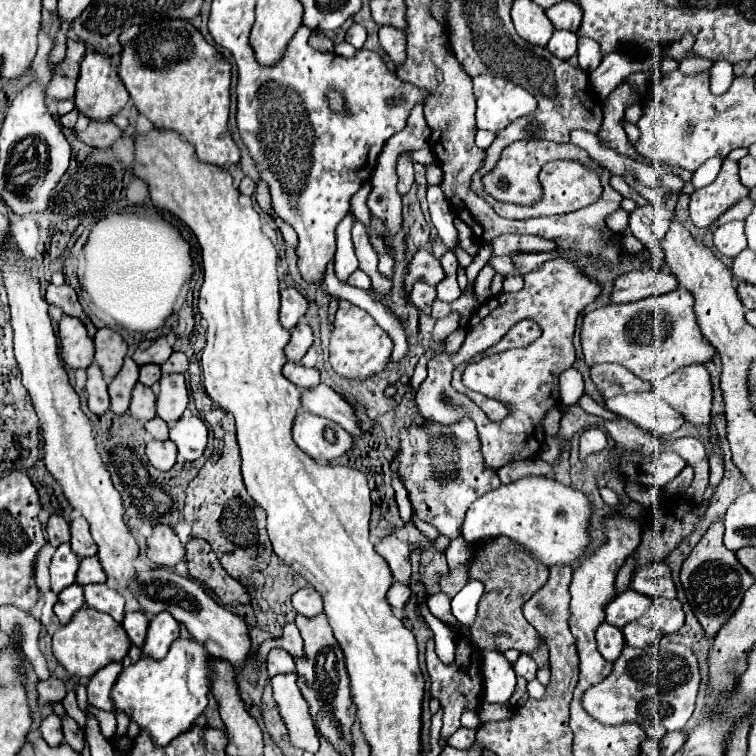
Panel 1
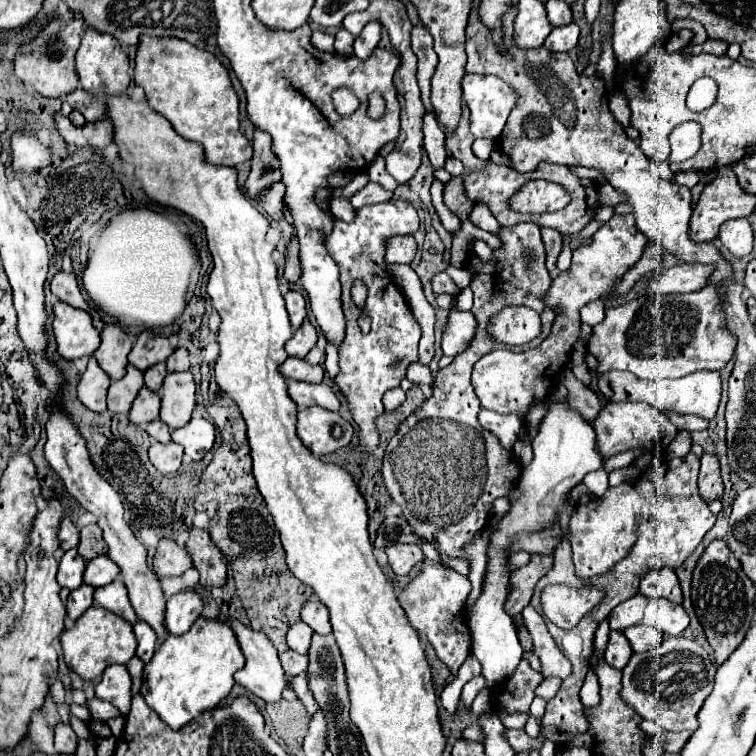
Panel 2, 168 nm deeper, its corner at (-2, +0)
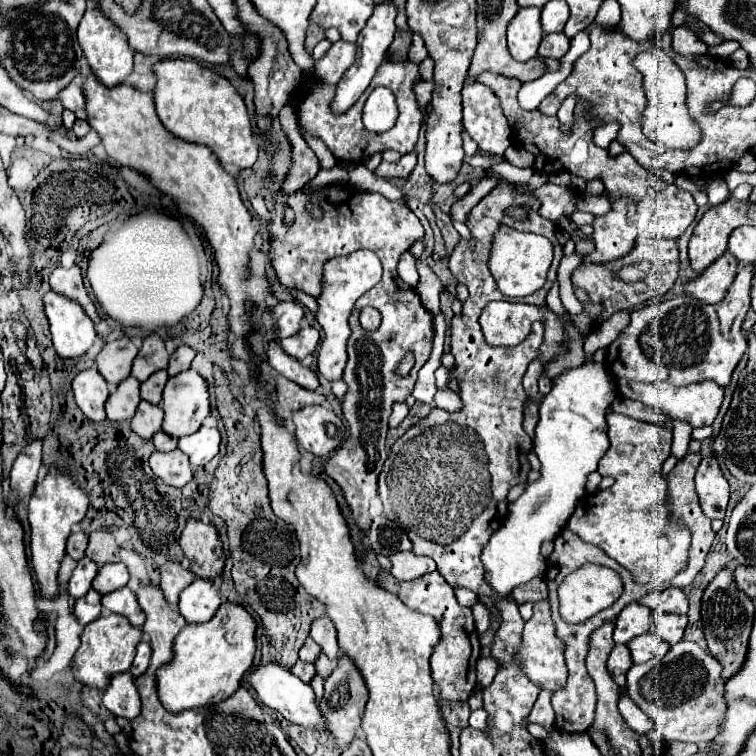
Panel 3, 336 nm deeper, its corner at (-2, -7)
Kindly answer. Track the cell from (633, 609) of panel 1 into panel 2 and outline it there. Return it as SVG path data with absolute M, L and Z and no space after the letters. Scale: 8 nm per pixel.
M637 593L635 597L619 603L611 615L609 615L609 627L613 631L623 631L627 627L633 627L633 625L639 625L641 619L643 619L643 611L647 607L647 597Z

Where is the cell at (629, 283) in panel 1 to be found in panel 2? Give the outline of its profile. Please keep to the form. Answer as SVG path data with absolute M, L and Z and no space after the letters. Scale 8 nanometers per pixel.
M683 263L667 269L649 283L651 293L693 293L703 289L713 275L713 265L699 263Z

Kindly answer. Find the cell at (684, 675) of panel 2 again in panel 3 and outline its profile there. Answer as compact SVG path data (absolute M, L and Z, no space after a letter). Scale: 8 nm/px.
M681 640L665 654L663 660L633 664L627 672L627 694L653 720L655 732L667 742L695 742L707 746L725 714L721 664L695 642Z

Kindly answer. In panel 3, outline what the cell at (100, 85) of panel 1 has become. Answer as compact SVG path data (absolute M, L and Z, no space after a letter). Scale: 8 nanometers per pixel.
M89 8L85 12L77 30L77 38L83 48L83 56L91 68L91 74L99 78L103 86L119 86L129 78L129 74L133 72L133 50L129 48L125 34L111 20L107 20L99 10Z

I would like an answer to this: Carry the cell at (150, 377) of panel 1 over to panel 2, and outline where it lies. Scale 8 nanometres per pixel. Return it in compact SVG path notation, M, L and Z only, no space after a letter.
M159 363L151 369L145 371L145 387L151 389L151 391L159 391L161 385L163 385L163 379L167 375L167 369L165 369L165 363Z

